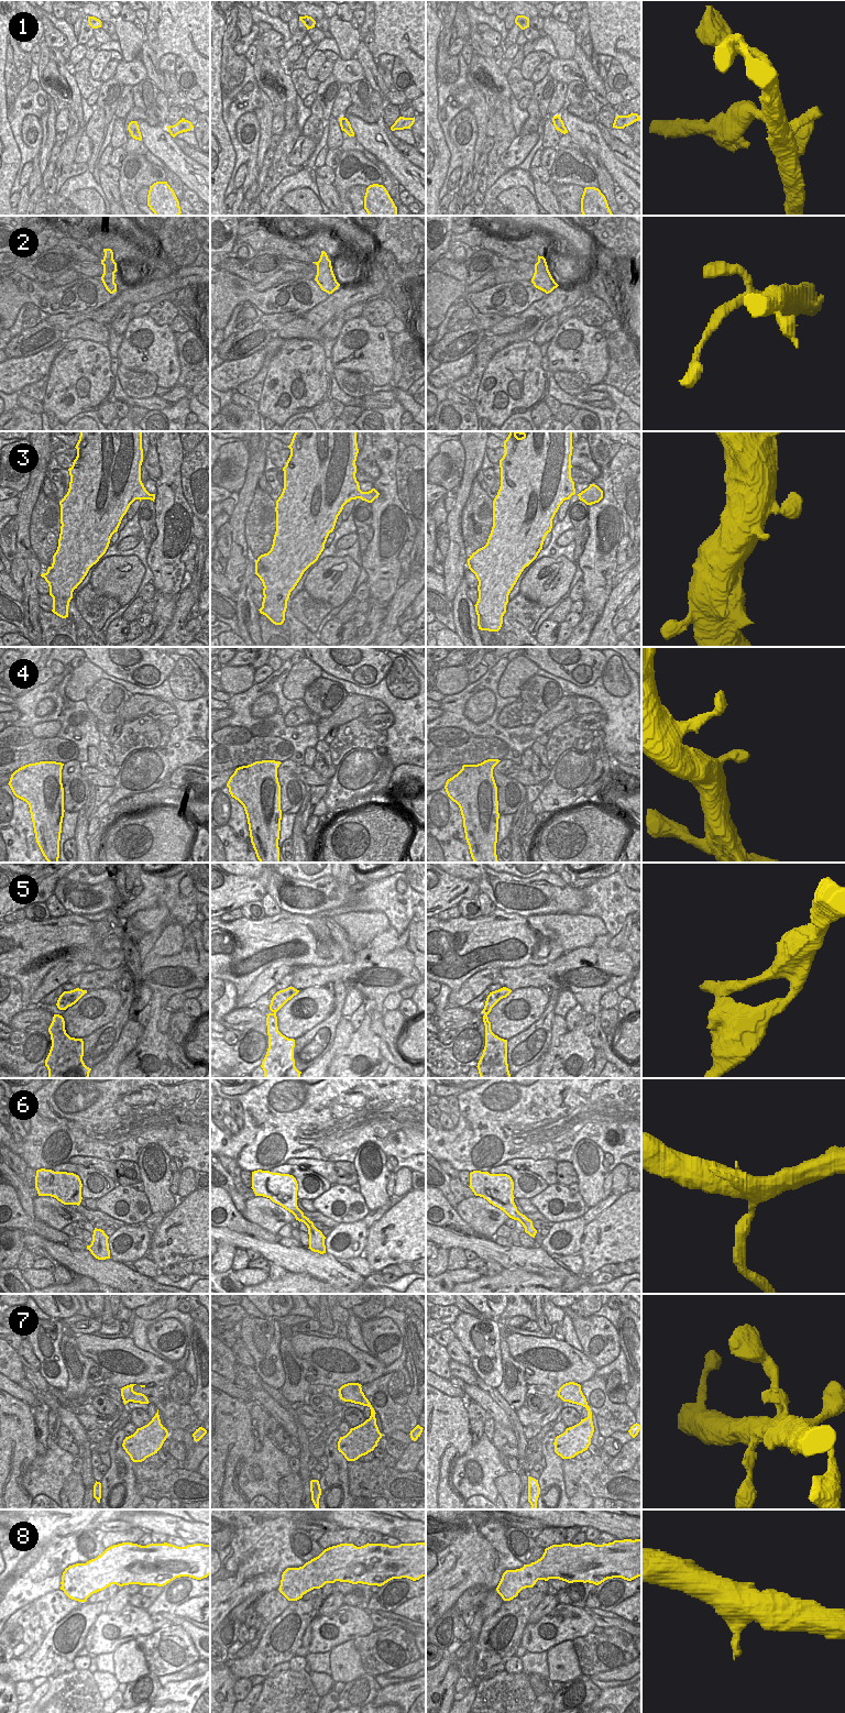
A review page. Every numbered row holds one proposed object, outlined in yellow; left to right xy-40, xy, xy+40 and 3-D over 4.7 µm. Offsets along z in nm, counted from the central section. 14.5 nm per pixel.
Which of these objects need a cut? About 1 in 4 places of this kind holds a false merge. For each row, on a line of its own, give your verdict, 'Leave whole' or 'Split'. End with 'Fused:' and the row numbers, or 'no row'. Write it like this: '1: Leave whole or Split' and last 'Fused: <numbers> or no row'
1: Split
2: Leave whole
3: Leave whole
4: Leave whole
5: Leave whole
6: Split
7: Leave whole
8: Leave whole
Fused: 1, 6.

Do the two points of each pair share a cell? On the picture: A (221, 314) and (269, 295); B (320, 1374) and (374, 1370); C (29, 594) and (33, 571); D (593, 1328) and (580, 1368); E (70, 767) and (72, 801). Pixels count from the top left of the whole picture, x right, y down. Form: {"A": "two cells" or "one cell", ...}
{"A": "one cell", "B": "one cell", "C": "one cell", "D": "two cells", "E": "one cell"}

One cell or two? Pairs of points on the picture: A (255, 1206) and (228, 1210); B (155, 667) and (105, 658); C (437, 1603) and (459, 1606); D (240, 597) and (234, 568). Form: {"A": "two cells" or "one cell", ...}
{"A": "two cells", "B": "one cell", "C": "two cells", "D": "two cells"}

